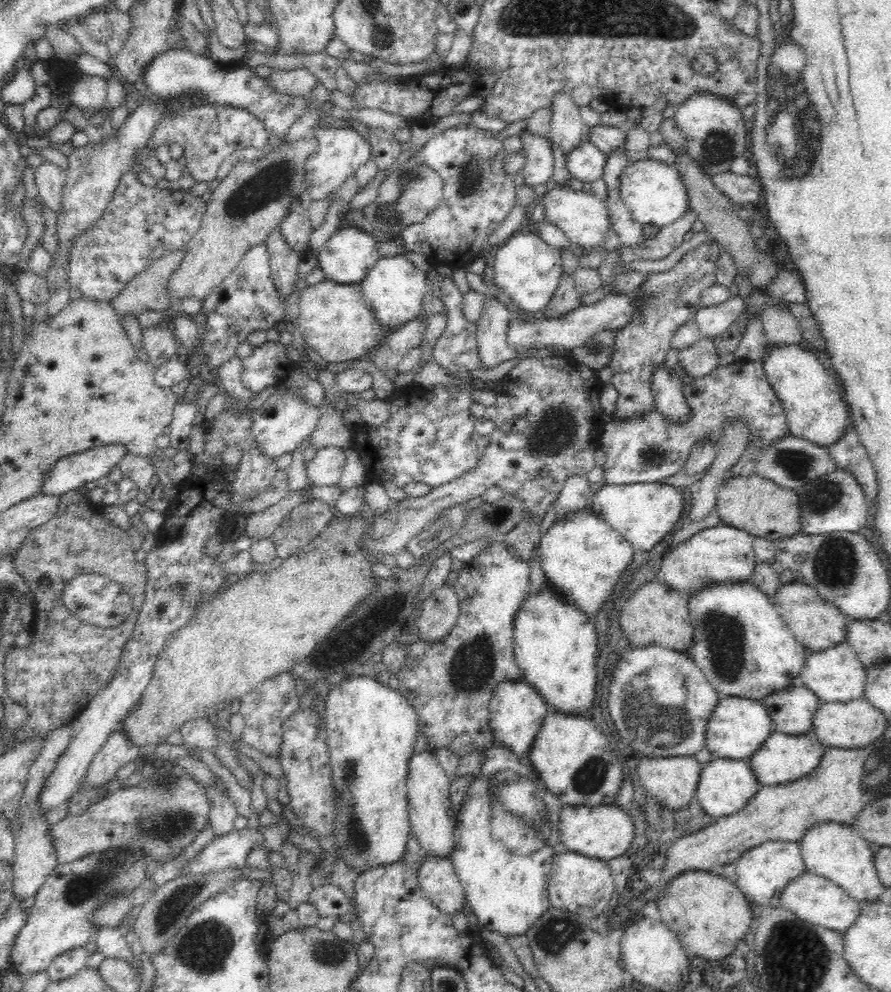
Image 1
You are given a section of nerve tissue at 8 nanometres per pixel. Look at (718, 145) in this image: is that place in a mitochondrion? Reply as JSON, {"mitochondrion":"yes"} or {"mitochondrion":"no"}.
{"mitochondrion":"yes"}

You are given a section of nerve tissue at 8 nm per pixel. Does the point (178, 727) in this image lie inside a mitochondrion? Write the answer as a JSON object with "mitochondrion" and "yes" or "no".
{"mitochondrion":"no"}

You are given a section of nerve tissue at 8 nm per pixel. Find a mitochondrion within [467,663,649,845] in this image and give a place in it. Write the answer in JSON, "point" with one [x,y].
{"point":[588,778]}

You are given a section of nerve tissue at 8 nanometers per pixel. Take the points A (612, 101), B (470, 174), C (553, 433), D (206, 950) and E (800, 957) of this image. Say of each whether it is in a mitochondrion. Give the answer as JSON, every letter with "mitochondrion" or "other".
{"A":"other","B":"mitochondrion","C":"mitochondrion","D":"mitochondrion","E":"mitochondrion"}

